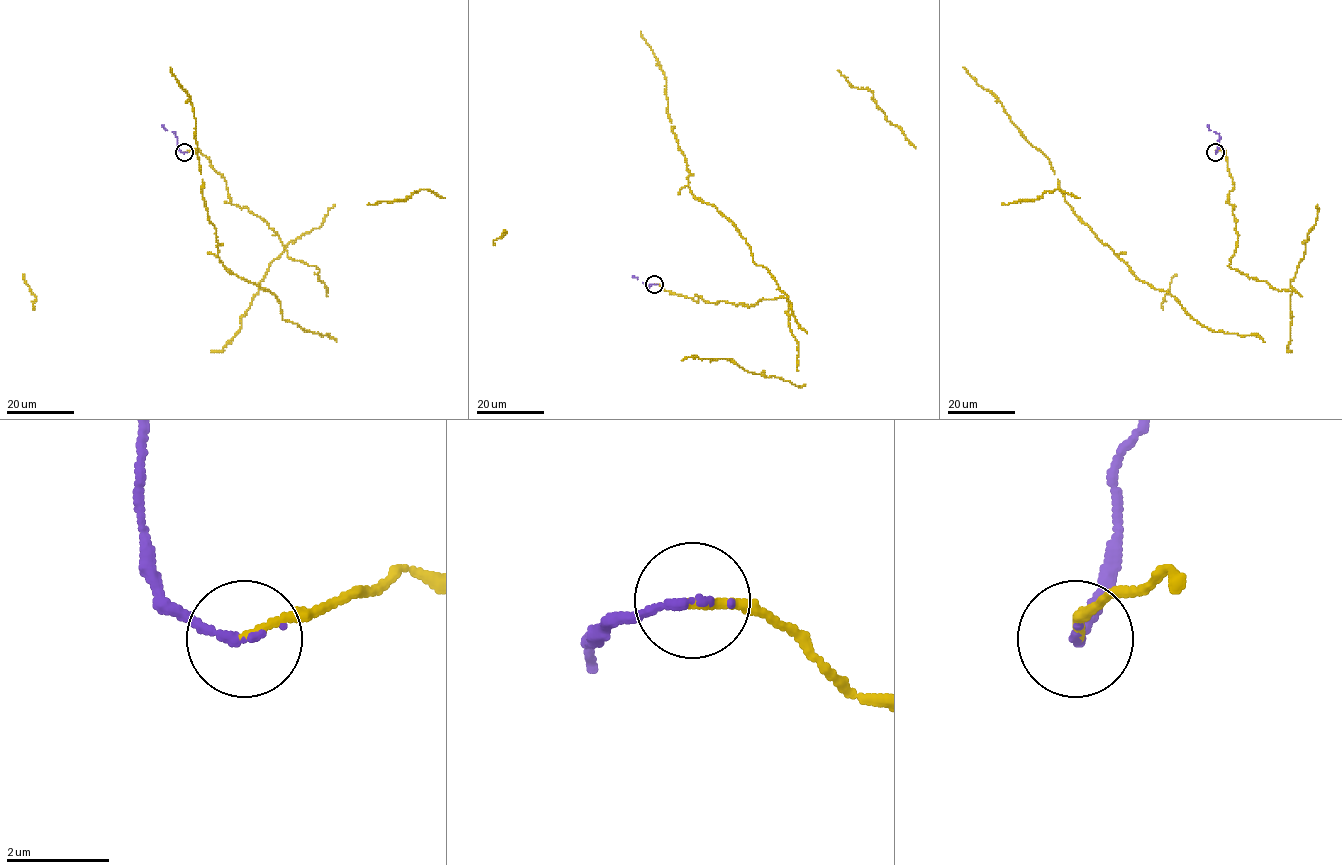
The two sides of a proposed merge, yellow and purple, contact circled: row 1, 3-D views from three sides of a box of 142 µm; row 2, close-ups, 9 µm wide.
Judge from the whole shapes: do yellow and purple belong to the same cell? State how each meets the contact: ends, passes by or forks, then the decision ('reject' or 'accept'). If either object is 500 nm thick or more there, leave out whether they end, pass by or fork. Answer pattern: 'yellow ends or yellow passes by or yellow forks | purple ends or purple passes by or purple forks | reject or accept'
yellow ends | purple ends | accept

